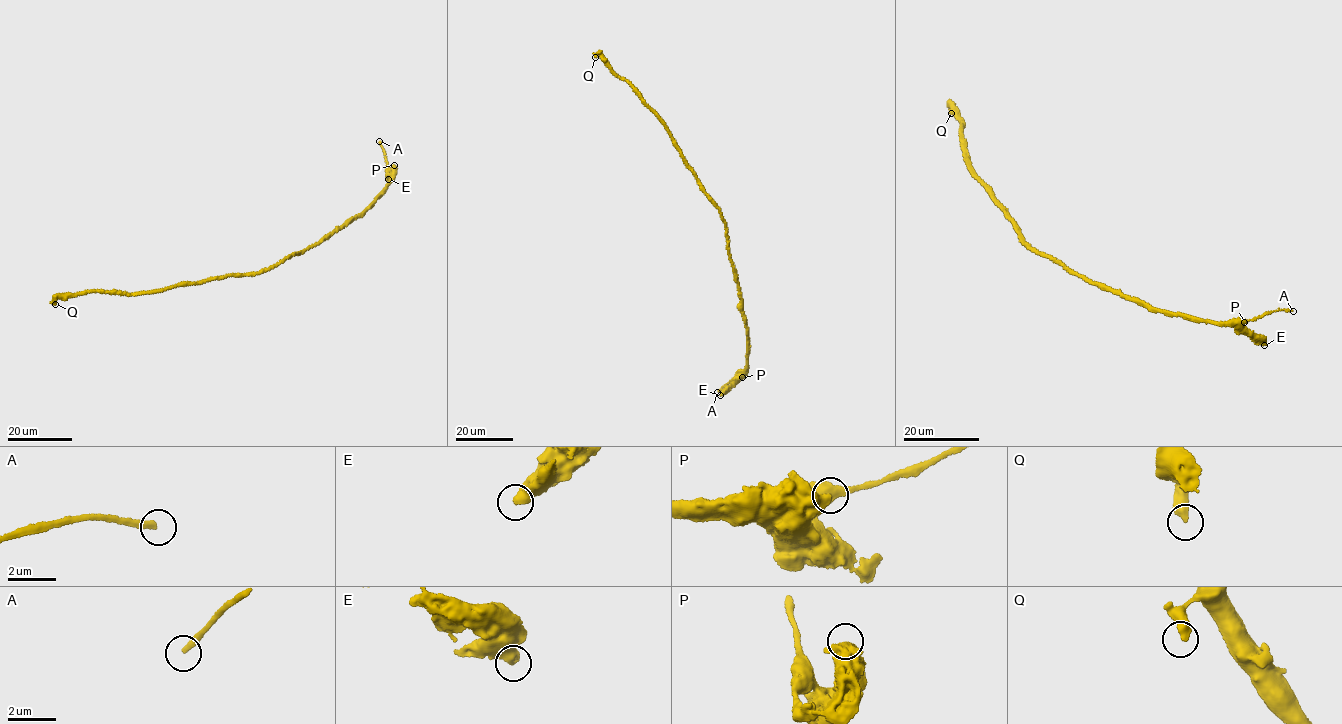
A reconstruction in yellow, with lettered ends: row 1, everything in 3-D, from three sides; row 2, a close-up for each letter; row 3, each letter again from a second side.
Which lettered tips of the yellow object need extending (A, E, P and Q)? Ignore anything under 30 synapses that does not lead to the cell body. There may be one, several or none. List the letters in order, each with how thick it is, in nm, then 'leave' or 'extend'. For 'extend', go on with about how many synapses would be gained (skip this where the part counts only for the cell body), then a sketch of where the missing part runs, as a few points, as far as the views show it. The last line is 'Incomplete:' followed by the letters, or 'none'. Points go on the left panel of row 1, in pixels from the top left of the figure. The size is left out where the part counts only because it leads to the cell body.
A: 280 nm | extend | 45 syn | (379, 141), (365, 140)
E: 320 nm | leave
P: 550 nm | leave
Q: 420 nm | leave
Incomplete: A

